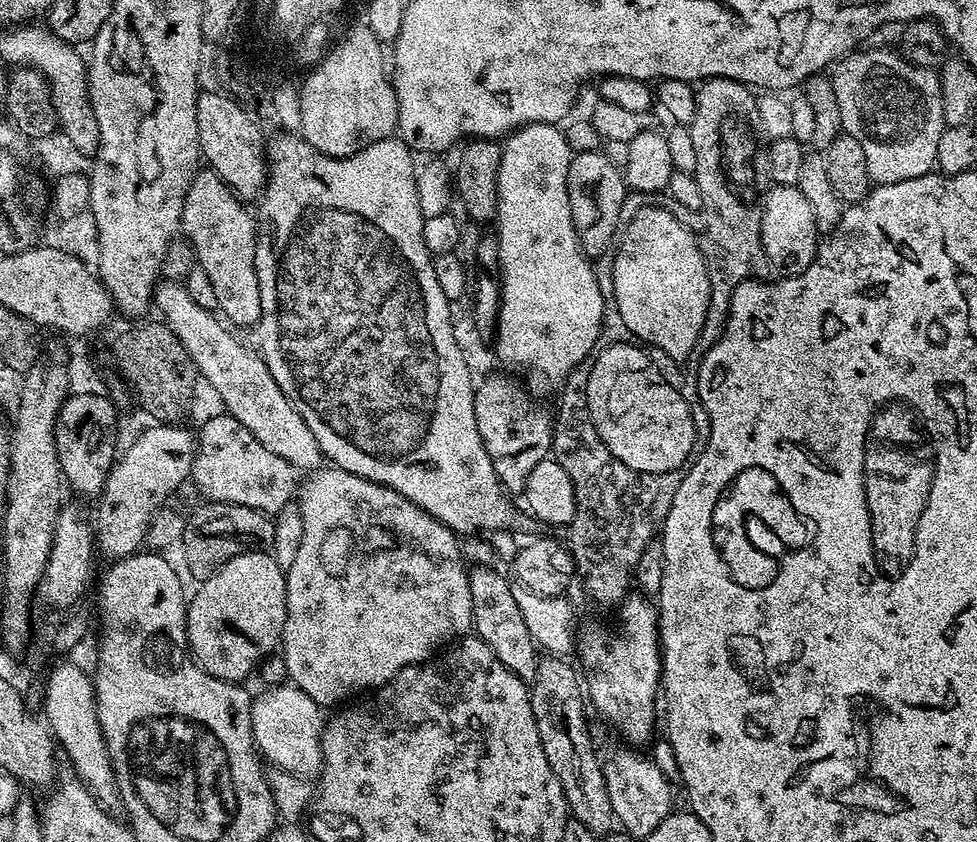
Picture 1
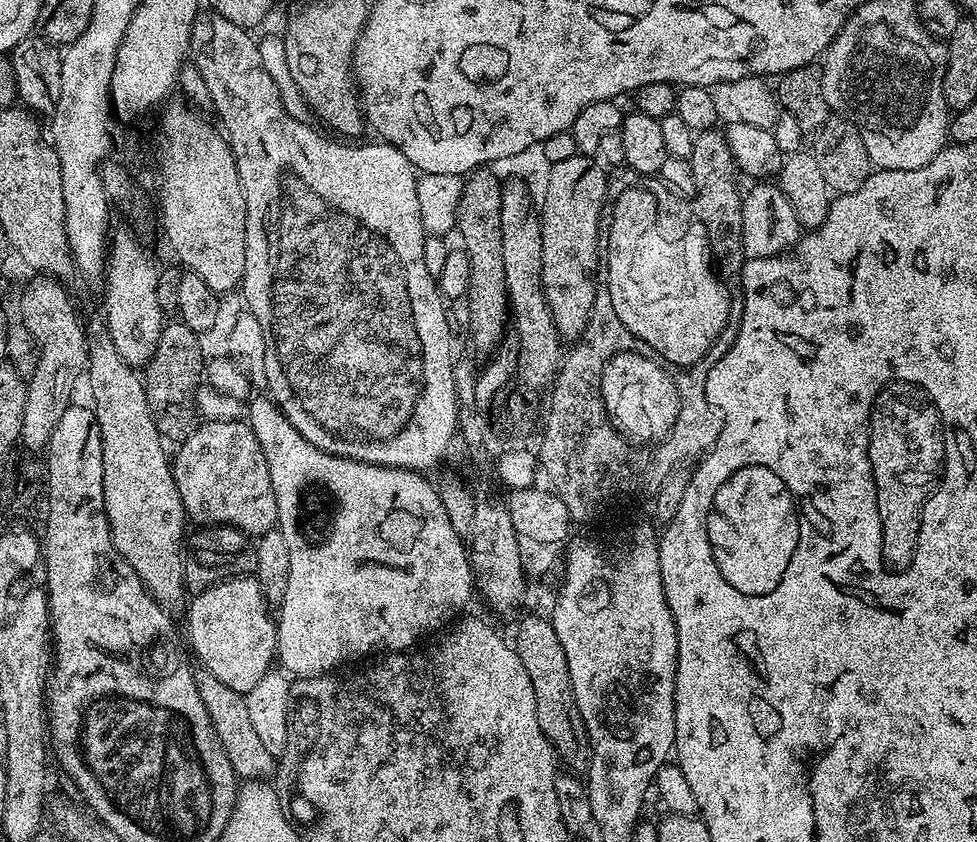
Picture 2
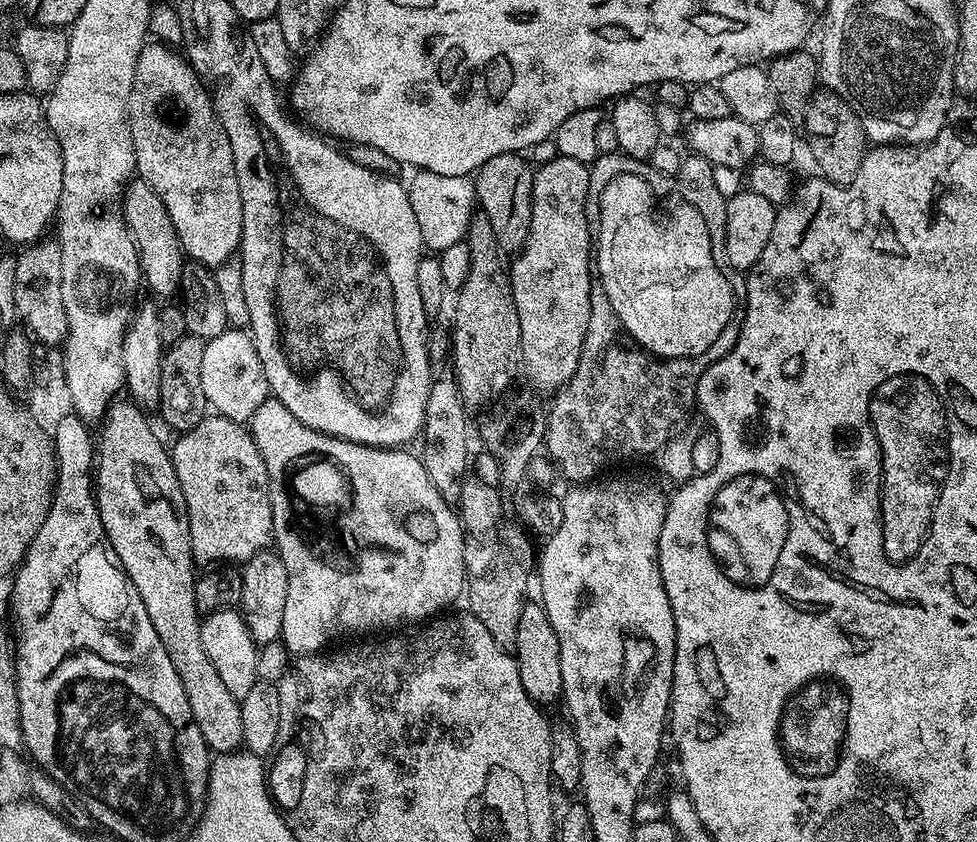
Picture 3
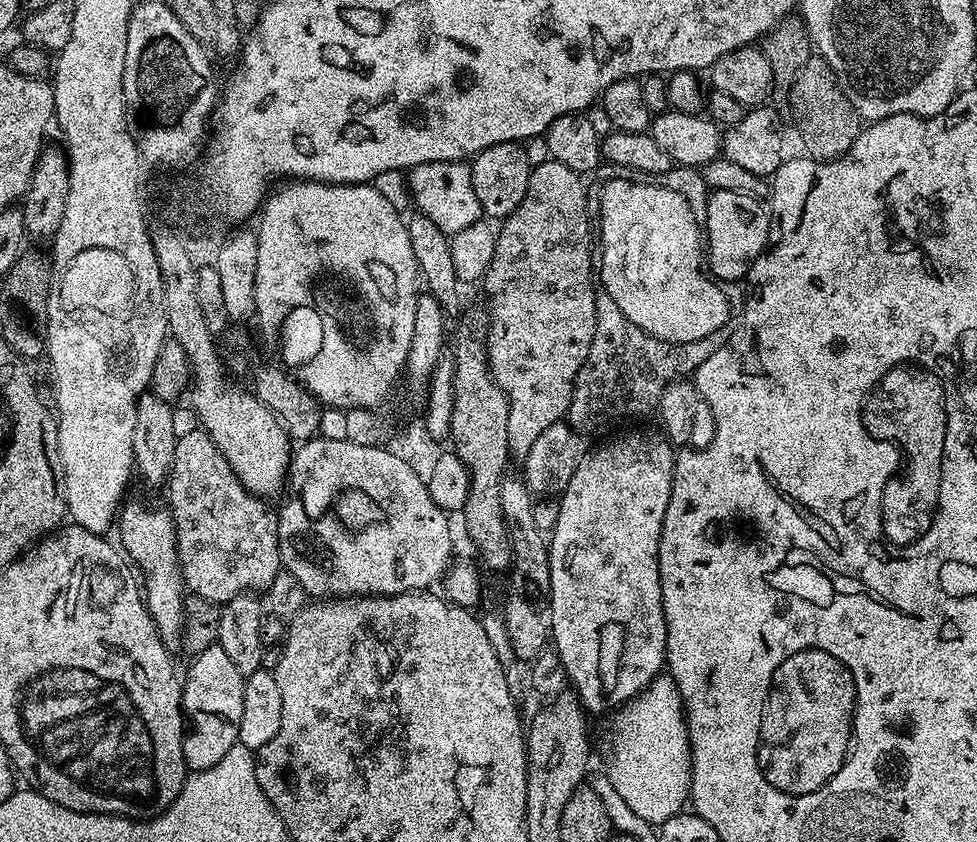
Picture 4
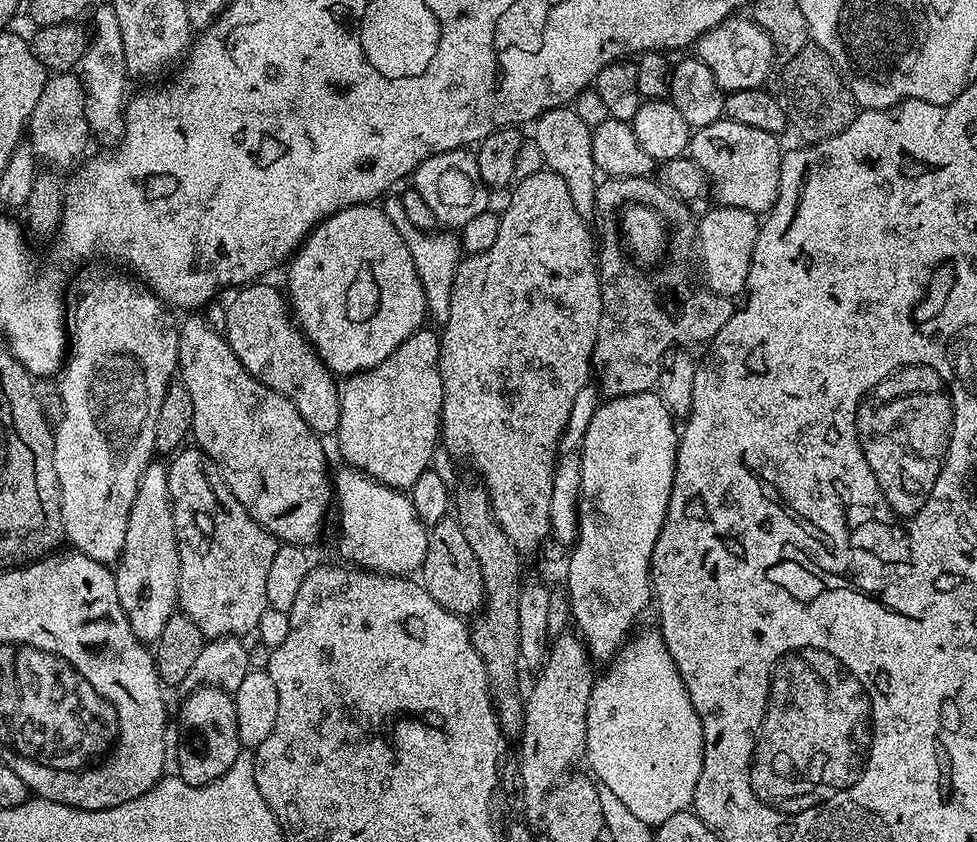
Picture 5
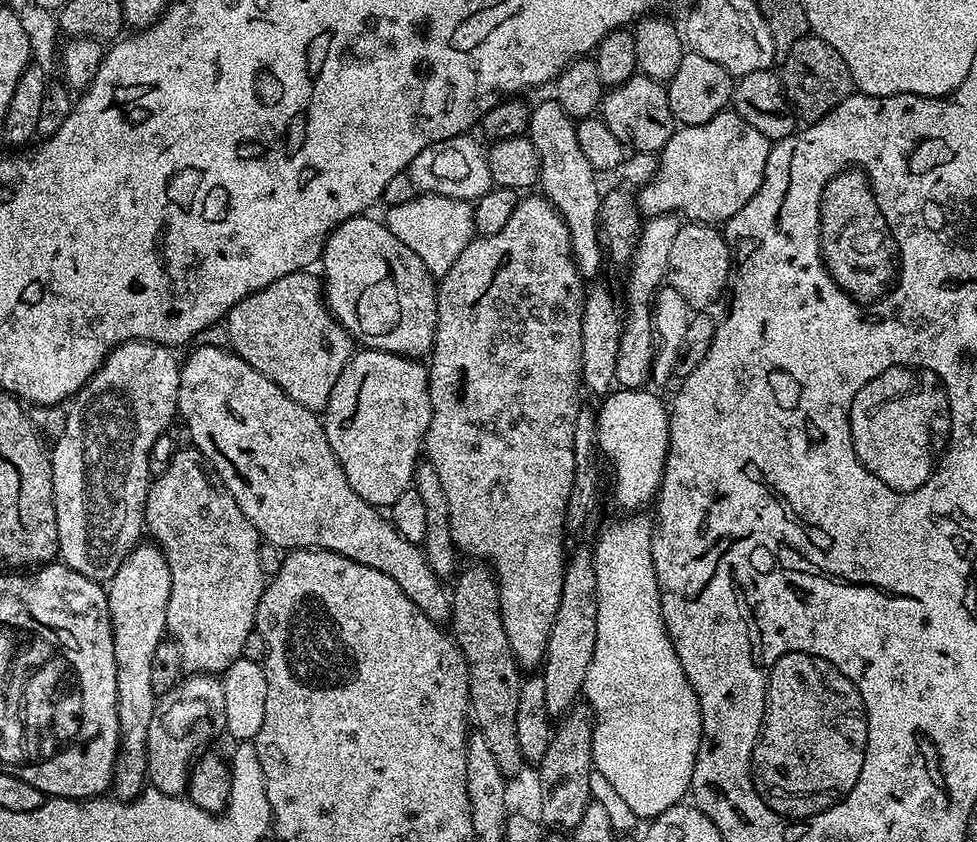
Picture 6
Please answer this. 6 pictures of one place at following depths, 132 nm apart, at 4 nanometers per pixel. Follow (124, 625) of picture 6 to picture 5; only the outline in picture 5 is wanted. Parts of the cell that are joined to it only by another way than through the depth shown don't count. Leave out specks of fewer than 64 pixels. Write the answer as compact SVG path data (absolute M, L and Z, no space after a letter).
M149 462L146 470L142 474L142 478L138 482L138 494L134 494L134 506L130 506L130 518L126 522L126 542L120 551L120 559L115 565L116 585L118 586L118 602L122 602L122 610L126 614L126 618L130 622L130 626L134 630L134 634L139 640L145 642L155 642L162 634L162 626L166 626L166 622L171 618L173 612L178 608L178 597L180 595L180 551L178 550L178 542L176 541L176 527L174 526L174 514L172 513L172 499L170 498L170 490L168 489L168 464L156 464L157 462Z

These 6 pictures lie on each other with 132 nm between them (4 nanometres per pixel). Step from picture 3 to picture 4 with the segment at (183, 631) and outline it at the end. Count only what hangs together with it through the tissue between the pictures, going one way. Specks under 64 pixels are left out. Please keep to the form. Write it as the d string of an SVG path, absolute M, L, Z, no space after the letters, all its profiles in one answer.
M125 503L118 513L118 528L119 524L119 543L127 559L142 573L142 595L148 612L160 631L162 642L169 650L175 649L180 642L180 631L184 629L186 589L176 553L176 523L172 521L171 511L164 506L151 508L148 504Z

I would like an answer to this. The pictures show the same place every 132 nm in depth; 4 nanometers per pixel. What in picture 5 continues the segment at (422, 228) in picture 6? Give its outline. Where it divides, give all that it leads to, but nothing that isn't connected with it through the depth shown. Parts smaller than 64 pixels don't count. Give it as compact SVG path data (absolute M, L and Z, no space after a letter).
M399 198L387 200L388 199L385 199L383 201L383 210L390 218L390 222L394 222L394 226L402 234L402 238L406 242L406 246L414 258L414 266L418 270L418 278L422 282L424 307L427 315L431 317L431 319L433 316L437 321L437 325L443 326L450 314L450 294L454 286L456 268L460 265L462 259L459 235L453 234L448 230L424 231L418 229L412 225L409 218L406 216Z

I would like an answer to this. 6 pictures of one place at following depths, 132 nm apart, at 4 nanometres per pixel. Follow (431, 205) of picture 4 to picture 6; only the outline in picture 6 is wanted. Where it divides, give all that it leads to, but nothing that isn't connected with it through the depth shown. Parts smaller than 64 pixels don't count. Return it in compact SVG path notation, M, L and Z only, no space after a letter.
M465 134L426 146L426 150L422 150L422 154L418 154L418 158L414 158L408 167L407 172L414 186L424 194L469 202L475 202L486 195L489 188L493 187L488 158L485 149L480 149L472 138Z

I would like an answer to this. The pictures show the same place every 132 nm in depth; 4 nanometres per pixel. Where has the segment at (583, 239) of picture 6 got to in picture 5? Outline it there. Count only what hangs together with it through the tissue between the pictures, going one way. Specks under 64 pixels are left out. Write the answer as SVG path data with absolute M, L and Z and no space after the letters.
M575 107L551 108L541 114L534 122L536 136L534 142L538 150L542 150L544 168L558 174L562 182L566 182L566 190L570 190L570 202L578 210L578 214L588 218L596 212L596 187L598 173L594 154L592 153L592 129L578 118Z

